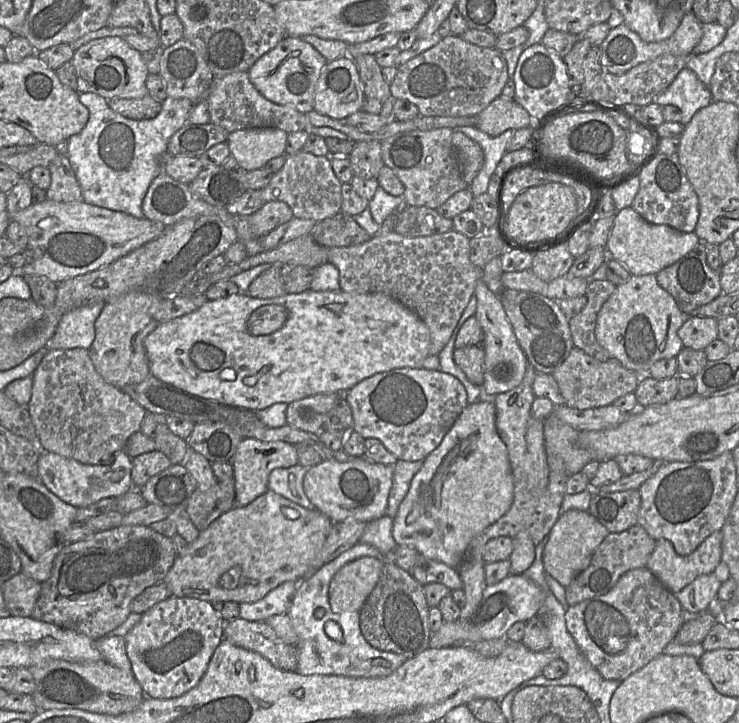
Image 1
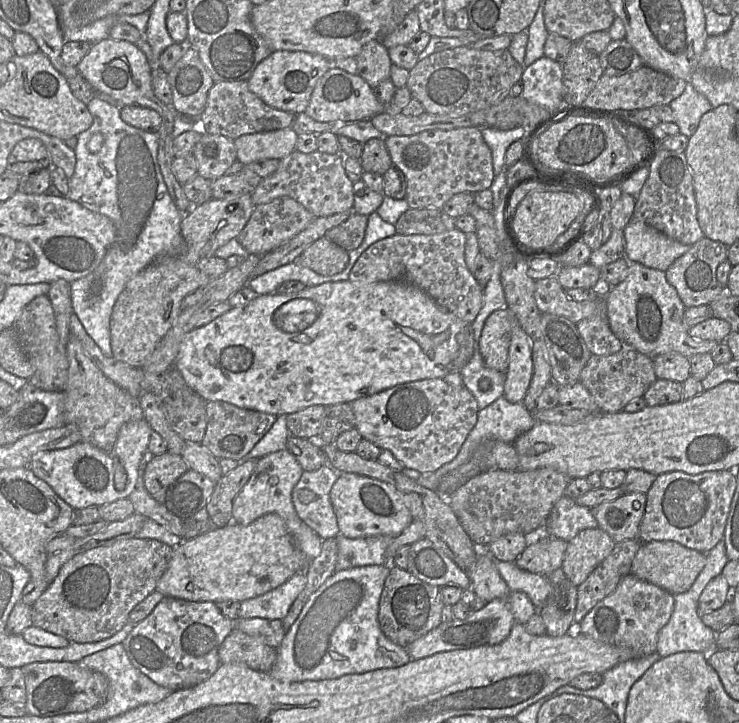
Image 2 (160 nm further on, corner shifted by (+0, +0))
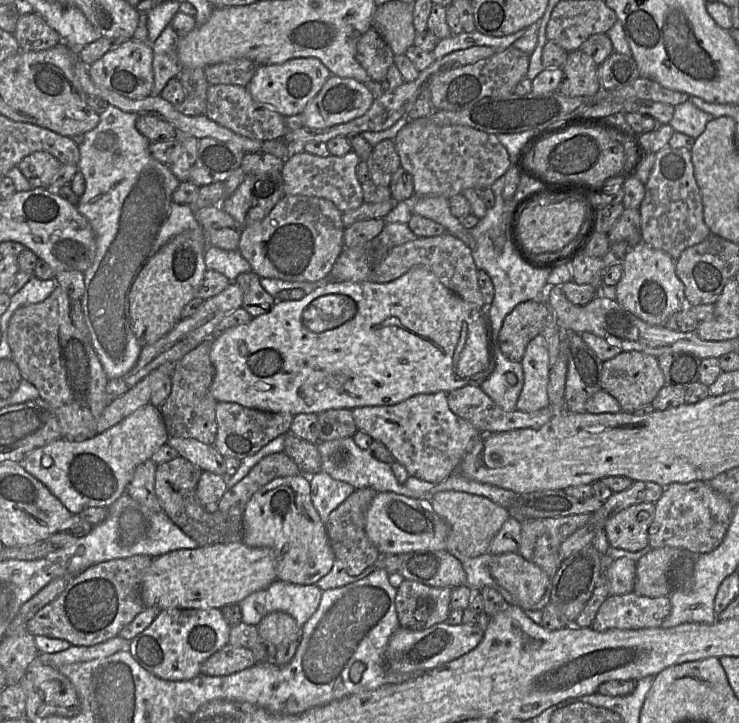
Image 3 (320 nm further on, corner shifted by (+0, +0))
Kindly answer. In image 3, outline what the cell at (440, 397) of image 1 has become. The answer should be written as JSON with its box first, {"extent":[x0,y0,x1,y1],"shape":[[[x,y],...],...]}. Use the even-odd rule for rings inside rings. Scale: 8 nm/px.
{"extent":[352,392,480,484],"shape":[[[447,392],[418,394],[389,406],[366,406],[352,409],[359,431],[381,442],[412,477],[437,484],[454,471],[472,447],[480,432],[455,415],[448,406]]]}

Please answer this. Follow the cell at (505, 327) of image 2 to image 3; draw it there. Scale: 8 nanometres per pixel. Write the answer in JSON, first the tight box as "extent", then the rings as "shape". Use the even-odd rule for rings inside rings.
{"extent":[498,302,550,362],"shape":[[[522,302],[506,315],[498,334],[502,354],[513,362],[521,362],[528,343],[540,335],[550,312],[547,303]]]}

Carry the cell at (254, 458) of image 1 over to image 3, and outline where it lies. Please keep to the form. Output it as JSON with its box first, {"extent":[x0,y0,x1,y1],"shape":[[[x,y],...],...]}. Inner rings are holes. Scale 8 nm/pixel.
{"extent":[242,473,336,585],"shape":[[[301,473],[297,476],[280,477],[264,485],[247,503],[242,521],[244,525],[243,543],[252,548],[268,548],[272,551],[277,580],[298,585],[312,585],[331,571],[336,558],[329,543],[325,524],[322,523],[313,506],[307,475]]]}

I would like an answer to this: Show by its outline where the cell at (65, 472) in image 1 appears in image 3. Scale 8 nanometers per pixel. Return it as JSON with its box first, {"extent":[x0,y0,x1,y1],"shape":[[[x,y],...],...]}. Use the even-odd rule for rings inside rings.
{"extent":[20,404,168,515],"shape":[[[147,404],[93,438],[84,441],[58,438],[30,451],[20,464],[74,515],[90,507],[108,508],[113,504],[126,493],[136,467],[150,459],[168,438],[158,407]]]}

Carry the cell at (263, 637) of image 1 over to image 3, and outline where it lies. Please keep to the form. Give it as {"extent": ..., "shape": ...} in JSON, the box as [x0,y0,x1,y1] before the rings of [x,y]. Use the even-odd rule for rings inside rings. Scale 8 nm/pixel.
{"extent":[200,643,256,676],"shape":[[[228,643],[202,663],[200,674],[207,676],[230,675],[250,668],[256,663],[252,650]]]}

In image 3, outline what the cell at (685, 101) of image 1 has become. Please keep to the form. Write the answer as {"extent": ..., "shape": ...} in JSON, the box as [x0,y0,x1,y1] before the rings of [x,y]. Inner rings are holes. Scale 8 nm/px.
{"extent":[669,100,713,139],"shape":[[[687,100],[675,106],[674,114],[669,124],[675,132],[680,132],[696,139],[703,133],[707,123],[713,119],[712,114],[704,112],[690,100]]]}

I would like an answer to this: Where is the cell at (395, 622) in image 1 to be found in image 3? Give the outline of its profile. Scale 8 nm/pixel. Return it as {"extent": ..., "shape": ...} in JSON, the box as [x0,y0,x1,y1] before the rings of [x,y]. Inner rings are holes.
{"extent":[395,579,452,630],"shape":[[[404,579],[397,588],[395,607],[400,627],[423,630],[446,622],[452,587],[432,587]]]}

